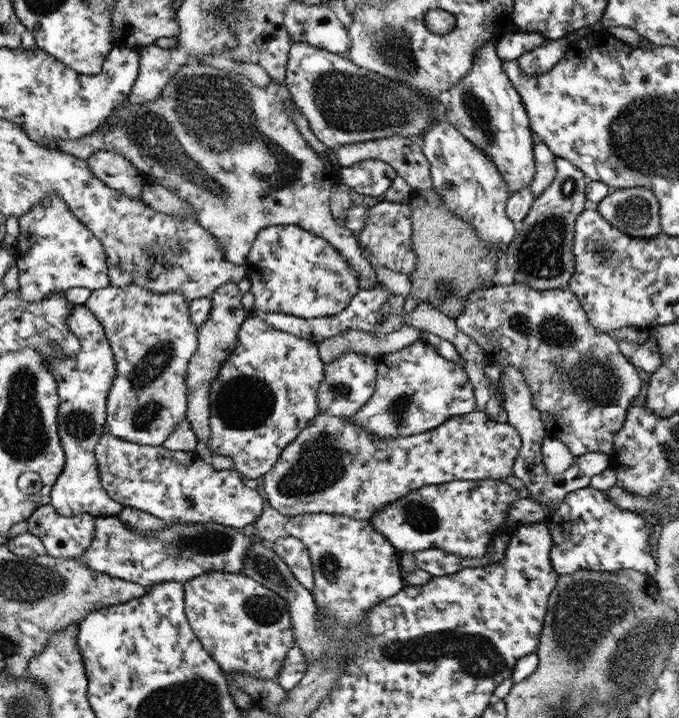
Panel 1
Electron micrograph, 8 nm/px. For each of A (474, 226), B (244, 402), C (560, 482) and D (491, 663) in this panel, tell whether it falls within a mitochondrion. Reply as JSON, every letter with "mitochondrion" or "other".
{"A":"other","B":"mitochondrion","C":"other","D":"mitochondrion"}

